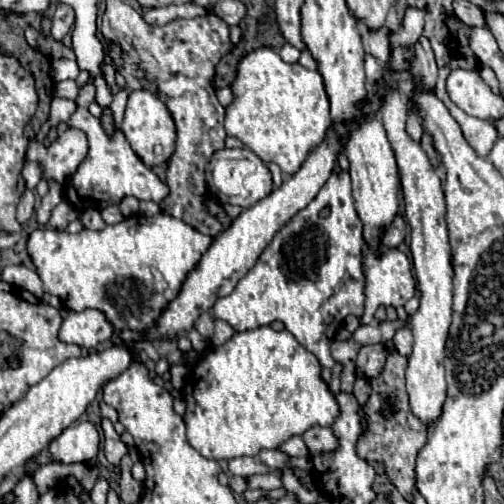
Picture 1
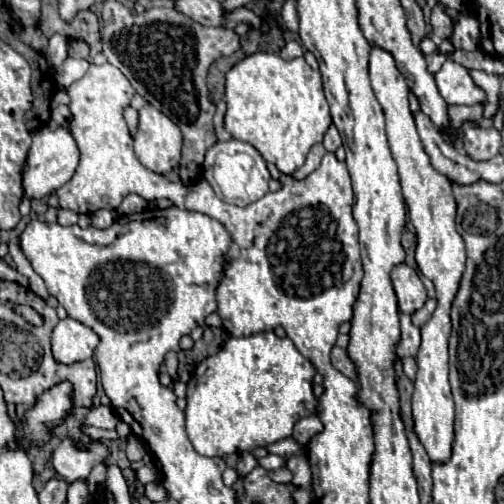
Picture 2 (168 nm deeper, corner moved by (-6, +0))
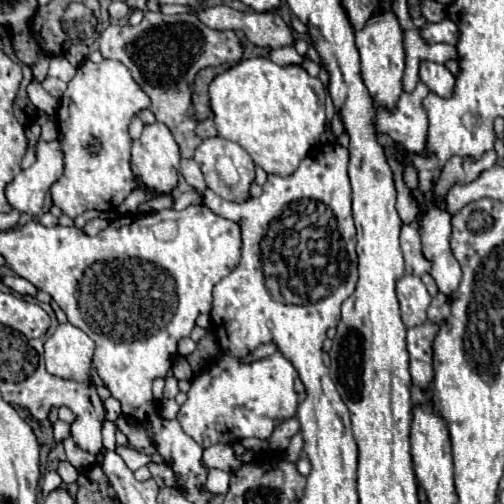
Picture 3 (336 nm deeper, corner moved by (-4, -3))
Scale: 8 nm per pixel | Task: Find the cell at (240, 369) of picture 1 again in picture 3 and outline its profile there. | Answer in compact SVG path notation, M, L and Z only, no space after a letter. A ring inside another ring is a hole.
M280 352L252 364L242 364L238 358L226 354L192 380L188 400L180 406L178 422L202 448L218 442L236 444L236 440L248 436L268 440L274 424L296 414L298 396L294 392L294 380L296 370Z

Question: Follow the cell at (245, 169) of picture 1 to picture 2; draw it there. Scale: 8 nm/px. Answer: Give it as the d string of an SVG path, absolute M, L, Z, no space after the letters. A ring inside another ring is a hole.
M238 139L218 141L214 147L210 147L202 165L202 174L218 197L240 207L250 205L268 193L270 171L266 169L264 157L250 143Z

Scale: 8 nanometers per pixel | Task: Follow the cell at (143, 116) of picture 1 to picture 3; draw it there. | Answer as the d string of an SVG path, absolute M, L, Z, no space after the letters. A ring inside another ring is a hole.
M156 122L144 126L138 142L132 144L132 164L142 182L158 194L170 194L180 176L180 152L170 130Z

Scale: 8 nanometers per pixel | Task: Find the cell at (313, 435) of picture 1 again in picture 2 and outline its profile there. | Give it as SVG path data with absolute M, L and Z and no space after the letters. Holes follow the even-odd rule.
M316 415L304 417L304 421L298 421L296 423L296 429L294 429L292 437L296 441L300 441L302 445L306 445L312 437L316 437L318 433L322 433L322 429L324 429L324 425L322 425L322 421Z

